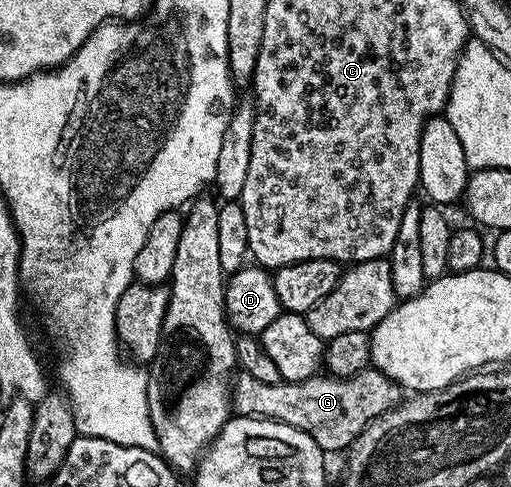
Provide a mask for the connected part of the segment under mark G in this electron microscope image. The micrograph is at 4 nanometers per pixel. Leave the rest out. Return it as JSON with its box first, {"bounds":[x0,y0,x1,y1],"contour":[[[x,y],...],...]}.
{"bounds":[232,368,403,452],"contour":[[[373,368],[347,378],[315,376],[303,382],[281,381],[276,384],[264,384],[264,380],[256,380],[256,376],[242,372],[232,382],[232,410],[235,415],[271,418],[274,422],[288,424],[312,436],[323,452],[345,451],[361,436],[364,427],[397,406],[403,398],[403,387]]]}

